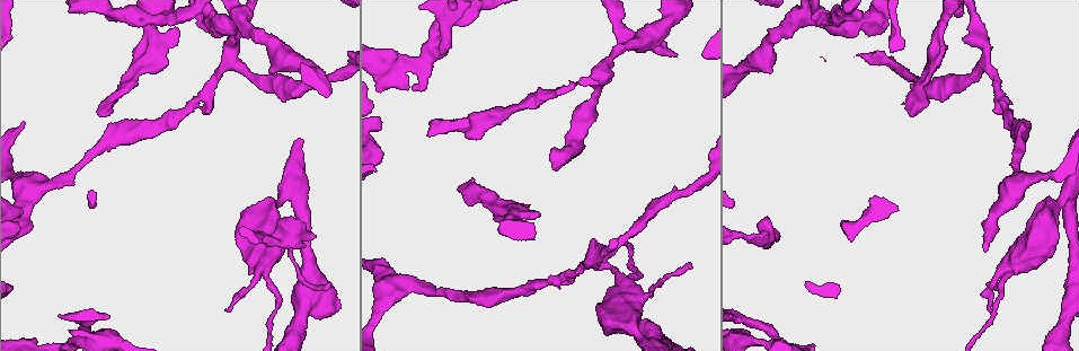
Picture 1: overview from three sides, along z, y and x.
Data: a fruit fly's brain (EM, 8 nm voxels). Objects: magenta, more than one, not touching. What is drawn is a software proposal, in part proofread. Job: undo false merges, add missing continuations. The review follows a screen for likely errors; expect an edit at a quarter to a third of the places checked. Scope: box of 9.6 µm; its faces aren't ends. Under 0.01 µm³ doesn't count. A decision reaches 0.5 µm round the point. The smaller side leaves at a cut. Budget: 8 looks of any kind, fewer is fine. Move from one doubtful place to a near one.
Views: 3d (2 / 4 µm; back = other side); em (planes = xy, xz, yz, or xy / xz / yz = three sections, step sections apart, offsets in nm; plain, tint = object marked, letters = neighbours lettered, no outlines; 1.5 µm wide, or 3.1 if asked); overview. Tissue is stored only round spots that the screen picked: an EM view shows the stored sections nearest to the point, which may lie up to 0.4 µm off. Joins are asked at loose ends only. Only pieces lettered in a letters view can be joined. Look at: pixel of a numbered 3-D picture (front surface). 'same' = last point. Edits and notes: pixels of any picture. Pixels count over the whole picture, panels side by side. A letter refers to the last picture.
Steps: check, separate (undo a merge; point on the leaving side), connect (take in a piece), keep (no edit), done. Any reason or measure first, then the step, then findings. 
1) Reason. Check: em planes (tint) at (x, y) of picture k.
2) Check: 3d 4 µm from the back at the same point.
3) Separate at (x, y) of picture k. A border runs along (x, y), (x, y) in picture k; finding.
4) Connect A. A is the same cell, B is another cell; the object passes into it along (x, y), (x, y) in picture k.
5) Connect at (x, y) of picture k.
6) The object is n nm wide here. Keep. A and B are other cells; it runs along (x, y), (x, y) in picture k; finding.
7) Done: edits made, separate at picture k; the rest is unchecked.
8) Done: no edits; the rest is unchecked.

Arms part here. Check: 3d 4 µm at (564, 275) of picture 1.

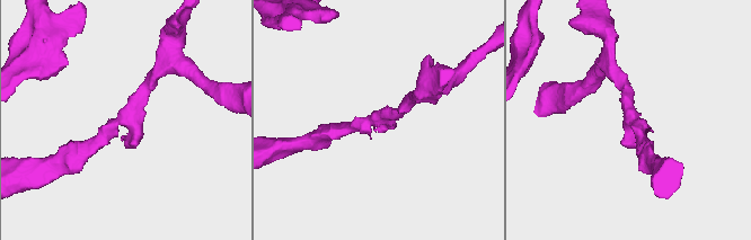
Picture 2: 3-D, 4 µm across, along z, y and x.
Need the tissue. Check: em planes (letters) at (124, 117) of picture 2.

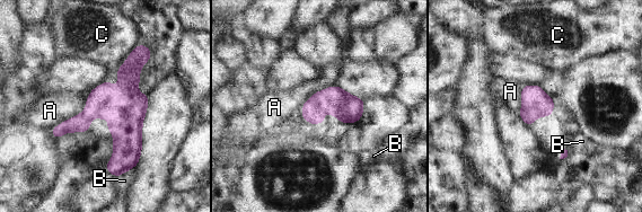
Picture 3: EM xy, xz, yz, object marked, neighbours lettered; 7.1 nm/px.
The object is 190 nm wide here. Keep. A, B and C are other cells; a border runs along (84, 112), (67, 118), (51, 130) in picture 3; all the same neuron.

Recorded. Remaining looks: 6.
Free end. Check: em planes (letters) at (177, 30) of picture 1.

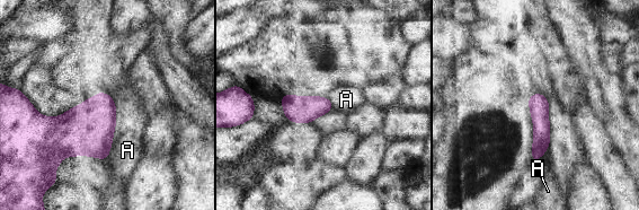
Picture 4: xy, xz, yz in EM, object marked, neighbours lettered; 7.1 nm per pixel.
Keep. A is another cell; a border runs along (113, 98), (115, 128), (105, 159) in picture 4; no lettered piece goes on from it.

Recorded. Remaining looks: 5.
Sudden change in width. Check: em planes (letters) at (1005, 280) of picture 1.

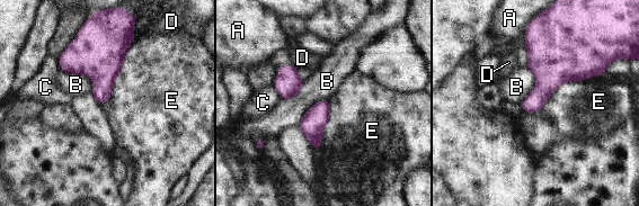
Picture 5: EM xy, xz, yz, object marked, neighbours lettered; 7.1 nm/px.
Keep. A, B, C, D and E are other cells; a border runs along (603, 73), (561, 82), (541, 108) in picture 5; one neuron here.

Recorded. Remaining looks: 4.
Done: no edits; the rest is unchecked.

